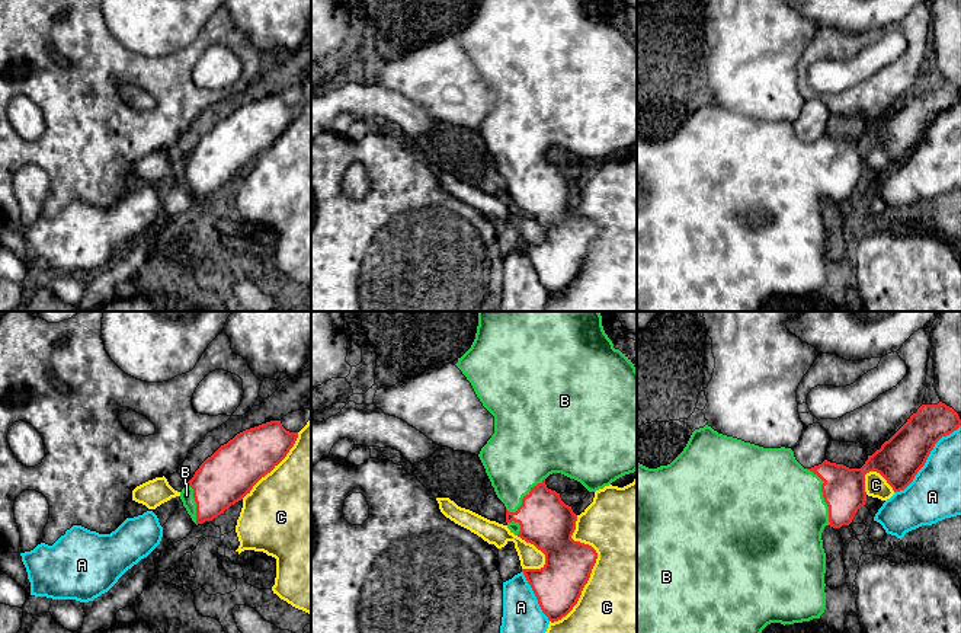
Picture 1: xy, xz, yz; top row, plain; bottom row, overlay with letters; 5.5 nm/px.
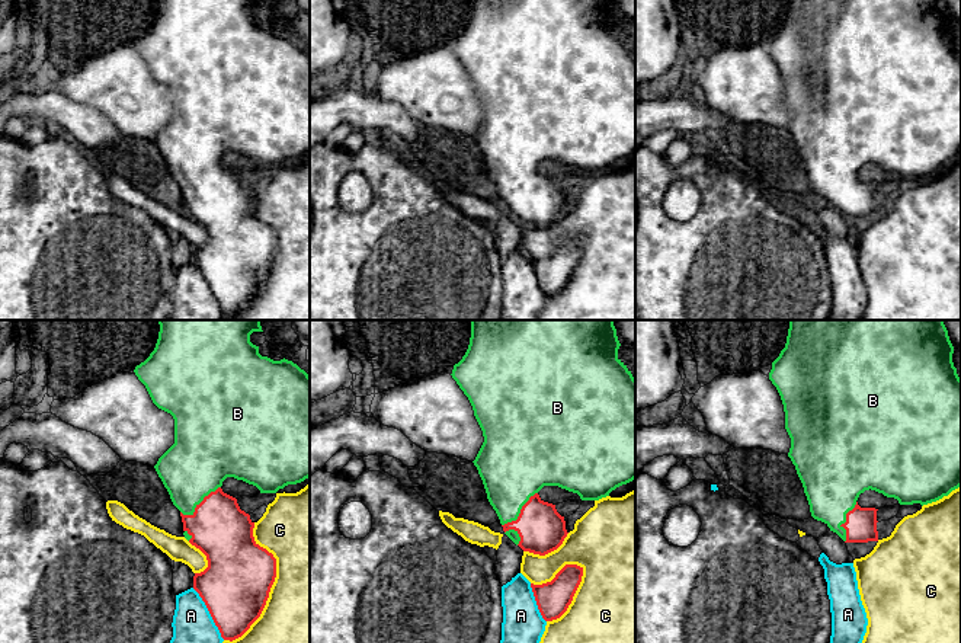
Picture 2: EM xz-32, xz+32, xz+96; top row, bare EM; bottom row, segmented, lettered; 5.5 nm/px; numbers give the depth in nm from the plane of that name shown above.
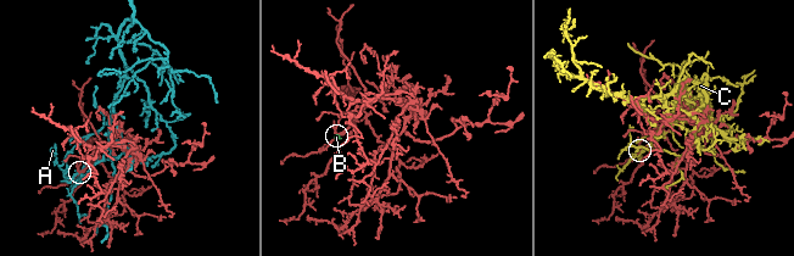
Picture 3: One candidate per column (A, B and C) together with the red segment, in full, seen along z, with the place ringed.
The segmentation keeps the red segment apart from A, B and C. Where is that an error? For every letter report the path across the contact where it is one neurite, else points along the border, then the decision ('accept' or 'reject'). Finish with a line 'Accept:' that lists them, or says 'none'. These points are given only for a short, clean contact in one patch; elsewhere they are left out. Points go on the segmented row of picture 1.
A: reject
B: accept
C: reject
Accept: B

